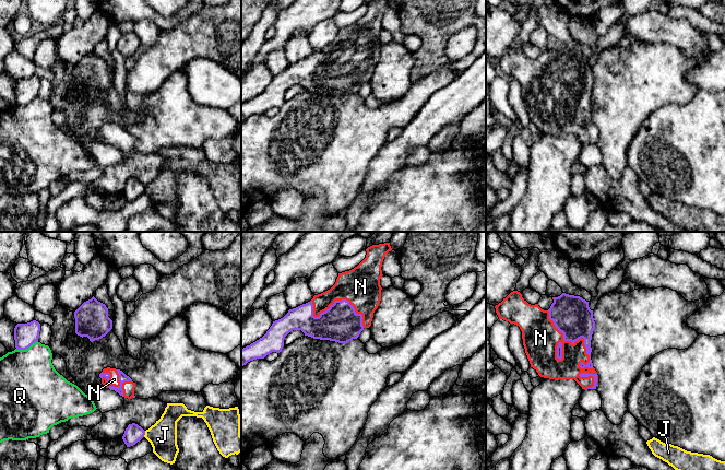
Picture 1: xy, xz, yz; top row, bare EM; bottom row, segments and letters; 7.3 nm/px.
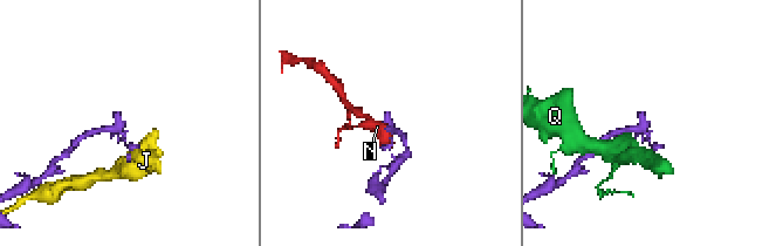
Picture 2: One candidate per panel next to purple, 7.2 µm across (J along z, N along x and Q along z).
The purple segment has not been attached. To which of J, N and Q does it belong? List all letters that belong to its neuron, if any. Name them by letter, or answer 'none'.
N

